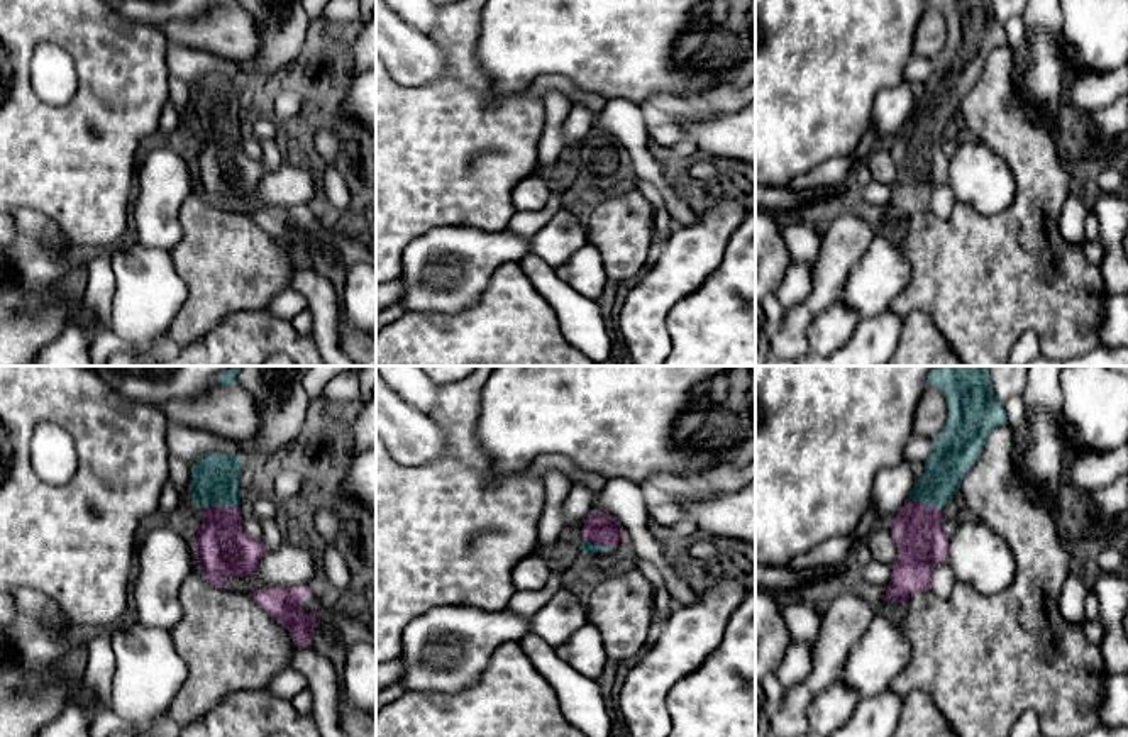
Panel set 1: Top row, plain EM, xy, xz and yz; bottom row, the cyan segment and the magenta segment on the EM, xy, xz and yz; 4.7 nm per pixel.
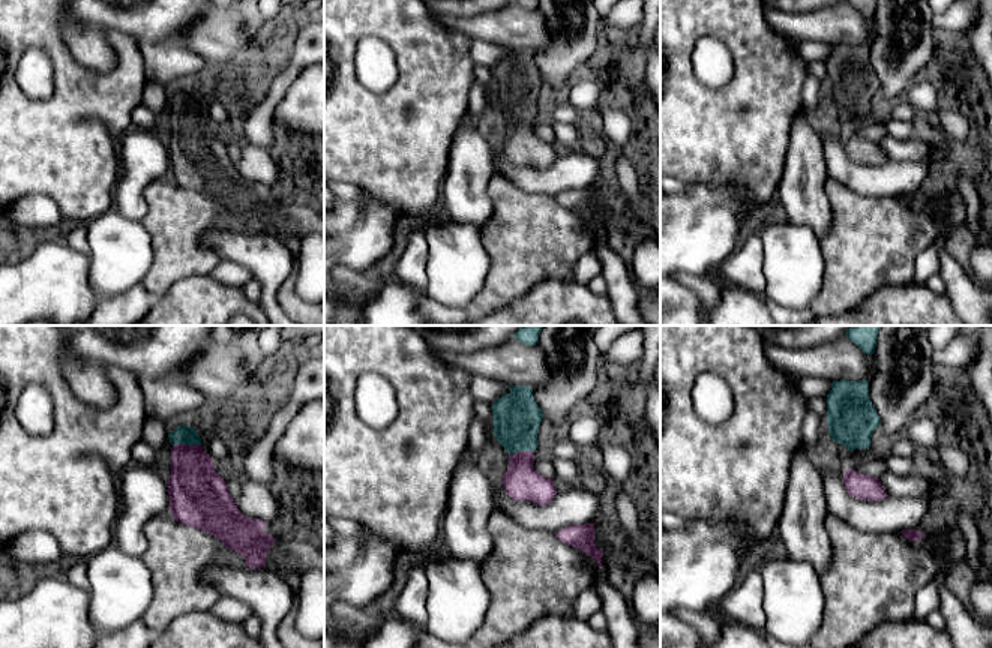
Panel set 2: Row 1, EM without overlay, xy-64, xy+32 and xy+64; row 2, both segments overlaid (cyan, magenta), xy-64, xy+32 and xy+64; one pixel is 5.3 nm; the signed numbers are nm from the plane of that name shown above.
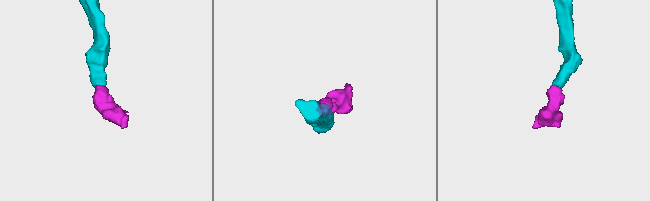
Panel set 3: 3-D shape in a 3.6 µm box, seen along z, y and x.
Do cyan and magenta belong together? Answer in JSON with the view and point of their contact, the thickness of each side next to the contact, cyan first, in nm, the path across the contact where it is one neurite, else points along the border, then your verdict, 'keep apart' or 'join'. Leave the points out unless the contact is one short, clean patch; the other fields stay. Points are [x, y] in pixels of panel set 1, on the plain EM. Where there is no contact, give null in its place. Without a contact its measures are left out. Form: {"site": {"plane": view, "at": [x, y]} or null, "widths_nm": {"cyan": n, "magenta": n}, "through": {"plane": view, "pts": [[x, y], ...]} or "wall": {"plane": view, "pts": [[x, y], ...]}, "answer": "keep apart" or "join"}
{"site": {"plane": "xy", "at": [221, 126]}, "widths_nm": {"cyan": 220, "magenta": 260}, "through": {"plane": "xy", "pts": [[215, 99], [221, 126], [221, 166], [224, 171]]}, "answer": "join"}

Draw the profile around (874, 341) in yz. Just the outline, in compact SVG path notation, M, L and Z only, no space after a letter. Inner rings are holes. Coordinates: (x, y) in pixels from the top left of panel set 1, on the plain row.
M891 308L862 319L854 337L830 357L808 352L799 359L769 357L766 366L886 366L893 357L903 327L903 317Z

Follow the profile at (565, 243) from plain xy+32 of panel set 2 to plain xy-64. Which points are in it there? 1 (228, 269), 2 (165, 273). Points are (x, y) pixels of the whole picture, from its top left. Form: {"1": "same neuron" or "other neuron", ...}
{"1": "other neuron", "2": "same neuron"}

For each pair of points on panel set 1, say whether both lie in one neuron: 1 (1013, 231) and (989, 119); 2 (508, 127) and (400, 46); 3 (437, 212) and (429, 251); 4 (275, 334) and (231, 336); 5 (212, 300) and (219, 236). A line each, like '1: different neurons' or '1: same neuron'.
1: same neuron
2: different neurons
3: different neurons
4: same neuron
5: same neuron

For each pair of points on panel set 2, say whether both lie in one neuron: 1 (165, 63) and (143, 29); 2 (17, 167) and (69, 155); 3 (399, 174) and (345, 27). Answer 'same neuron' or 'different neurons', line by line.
1: different neurons
2: same neuron
3: same neuron

